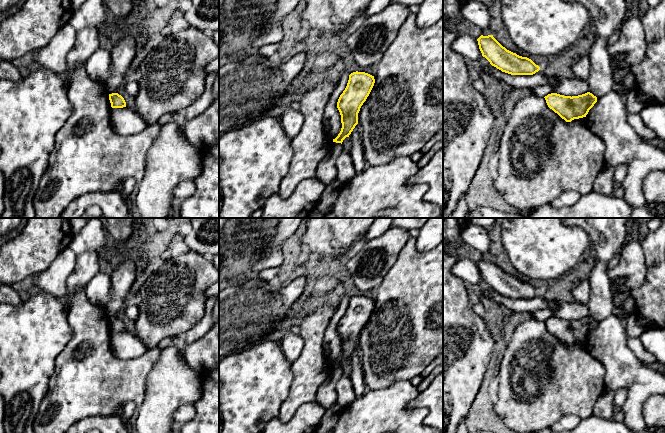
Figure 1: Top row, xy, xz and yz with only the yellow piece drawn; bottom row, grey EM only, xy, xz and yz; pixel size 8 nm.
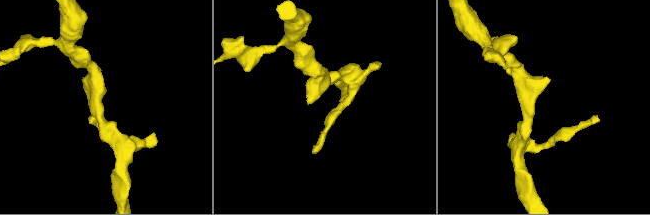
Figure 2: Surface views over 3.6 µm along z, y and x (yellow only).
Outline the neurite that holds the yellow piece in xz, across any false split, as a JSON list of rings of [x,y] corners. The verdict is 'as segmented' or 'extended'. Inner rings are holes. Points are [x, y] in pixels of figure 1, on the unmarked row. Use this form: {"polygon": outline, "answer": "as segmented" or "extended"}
{"polygon": [[[356,295],[349,299],[347,310],[337,326],[342,352],[333,366],[342,368],[343,364],[349,361],[358,348],[358,337],[369,320],[374,307],[374,300],[365,296]]], "answer": "as segmented"}

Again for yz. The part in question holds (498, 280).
{"polygon": [[[481,259],[477,265],[482,280],[502,296],[511,299],[533,299],[540,294],[531,283],[507,274],[493,259]]], "answer": "as segmented"}

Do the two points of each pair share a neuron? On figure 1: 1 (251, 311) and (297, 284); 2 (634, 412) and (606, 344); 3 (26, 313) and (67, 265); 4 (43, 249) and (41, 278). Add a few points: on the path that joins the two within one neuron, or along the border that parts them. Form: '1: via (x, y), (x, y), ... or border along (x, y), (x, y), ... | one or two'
1: via (262, 308), (274, 305), (286, 295) | one
2: via (634, 395), (634, 378), (619, 361) | one
3: border along (45, 291), (57, 298) | two
4: border along (57, 255), (44, 270), (34, 276) | two

